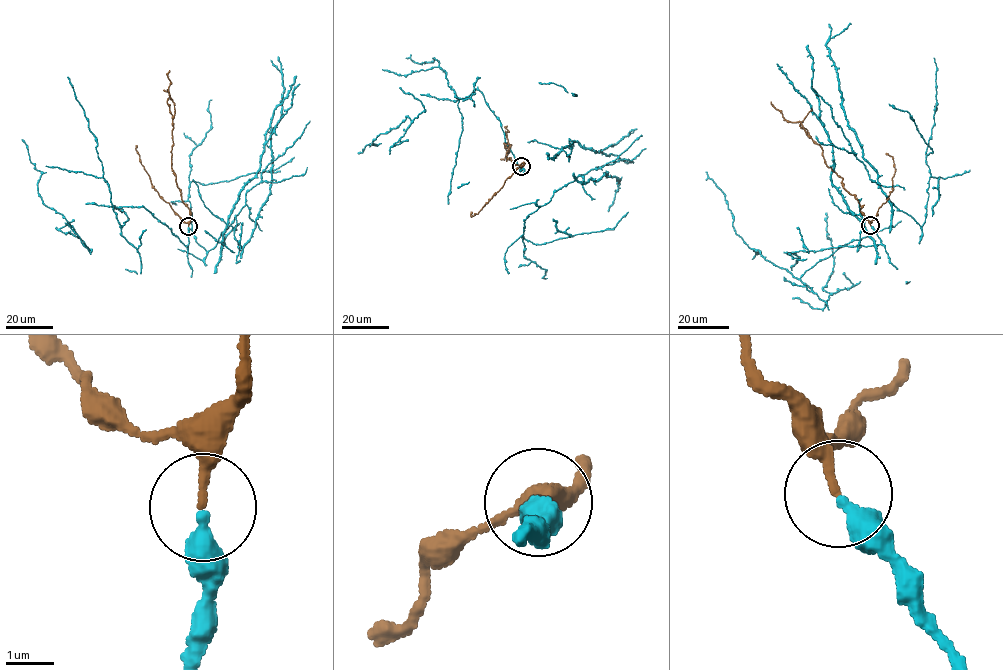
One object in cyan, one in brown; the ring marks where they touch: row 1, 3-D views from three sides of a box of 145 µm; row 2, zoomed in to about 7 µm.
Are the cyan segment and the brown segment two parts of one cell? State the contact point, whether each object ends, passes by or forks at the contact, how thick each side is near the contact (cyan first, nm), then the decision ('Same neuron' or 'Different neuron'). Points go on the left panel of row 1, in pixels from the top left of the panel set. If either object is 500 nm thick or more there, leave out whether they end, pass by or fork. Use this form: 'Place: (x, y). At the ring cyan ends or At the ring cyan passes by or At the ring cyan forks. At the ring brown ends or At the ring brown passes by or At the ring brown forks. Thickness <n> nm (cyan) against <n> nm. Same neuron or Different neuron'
Place: (188, 226). At the ring cyan ends. At the ring brown ends. Thickness 400 nm (cyan) against 190 nm. Same neuron

